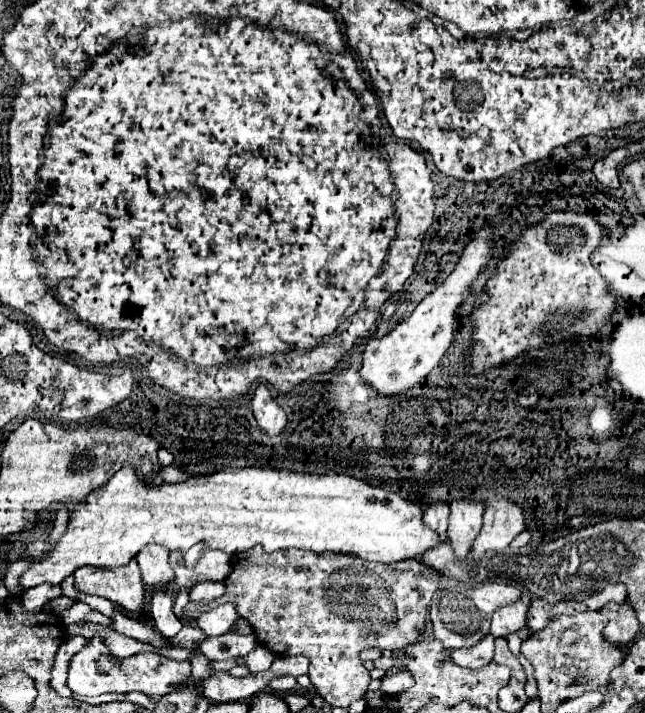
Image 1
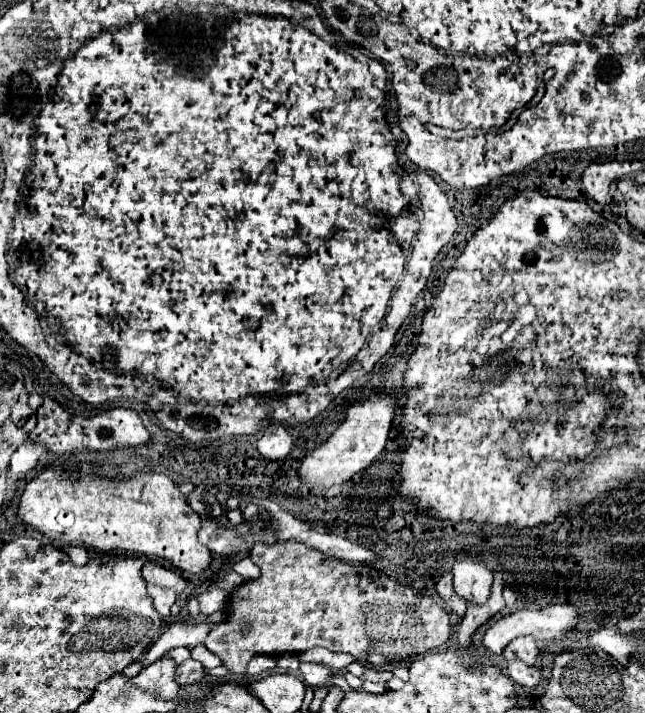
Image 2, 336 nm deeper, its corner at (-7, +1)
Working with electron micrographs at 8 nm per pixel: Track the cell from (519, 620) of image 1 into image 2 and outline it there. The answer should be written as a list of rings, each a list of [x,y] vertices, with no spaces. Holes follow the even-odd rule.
[[[519,637],[519,639],[511,641],[503,651],[503,657],[507,661],[521,659],[525,665],[535,665],[537,655],[539,655],[539,647],[531,637]]]

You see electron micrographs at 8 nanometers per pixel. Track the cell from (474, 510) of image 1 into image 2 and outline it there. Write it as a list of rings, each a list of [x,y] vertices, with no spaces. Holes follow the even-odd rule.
[[[461,557],[453,565],[455,593],[473,605],[483,605],[491,595],[493,573],[475,557]]]

